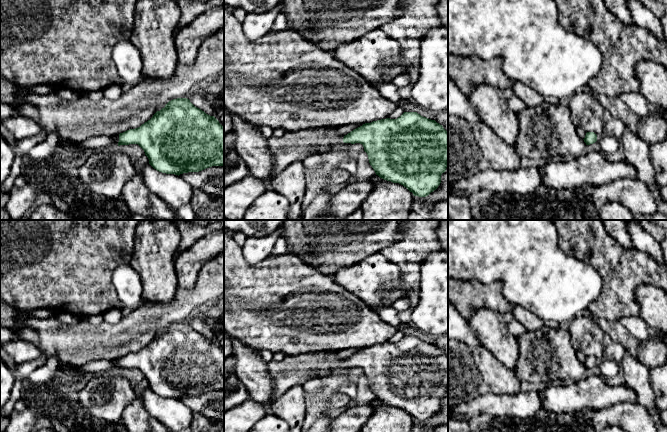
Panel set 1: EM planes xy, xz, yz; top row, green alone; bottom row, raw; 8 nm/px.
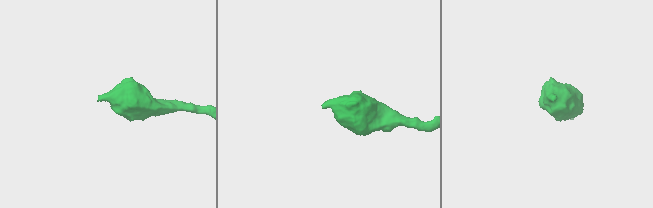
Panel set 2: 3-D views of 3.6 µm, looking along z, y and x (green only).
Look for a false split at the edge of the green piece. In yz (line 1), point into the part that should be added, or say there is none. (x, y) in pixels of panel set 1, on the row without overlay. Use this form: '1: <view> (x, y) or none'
1: none

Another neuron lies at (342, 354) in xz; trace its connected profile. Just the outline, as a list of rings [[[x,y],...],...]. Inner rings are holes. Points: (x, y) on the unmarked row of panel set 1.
[[[352,348],[352,349],[346,349],[346,350],[339,350],[336,352],[336,356],[340,359],[347,359],[348,357],[350,357],[351,355],[353,355],[354,353],[362,350],[363,348]]]

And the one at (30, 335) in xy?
[[[24,326],[21,328],[20,334],[25,341],[37,346],[39,340],[38,332],[36,330],[31,327]]]

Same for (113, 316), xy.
[[[114,308],[114,309],[108,310],[102,316],[105,322],[109,324],[117,324],[121,320],[123,316],[123,312]]]

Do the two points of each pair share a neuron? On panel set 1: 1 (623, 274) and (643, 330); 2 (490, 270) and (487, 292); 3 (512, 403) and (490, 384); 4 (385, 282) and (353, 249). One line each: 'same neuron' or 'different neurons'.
1: different neurons
2: different neurons
3: different neurons
4: different neurons

